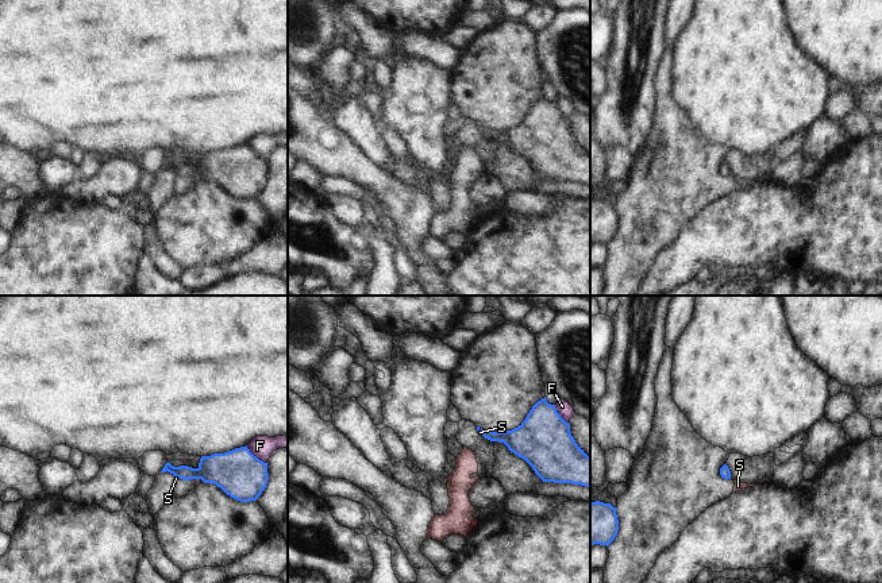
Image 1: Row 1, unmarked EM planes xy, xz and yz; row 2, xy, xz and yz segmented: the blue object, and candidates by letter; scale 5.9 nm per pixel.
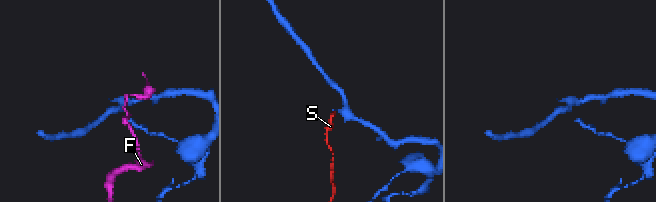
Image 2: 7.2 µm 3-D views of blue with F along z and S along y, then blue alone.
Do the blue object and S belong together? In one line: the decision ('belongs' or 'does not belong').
does not belong

